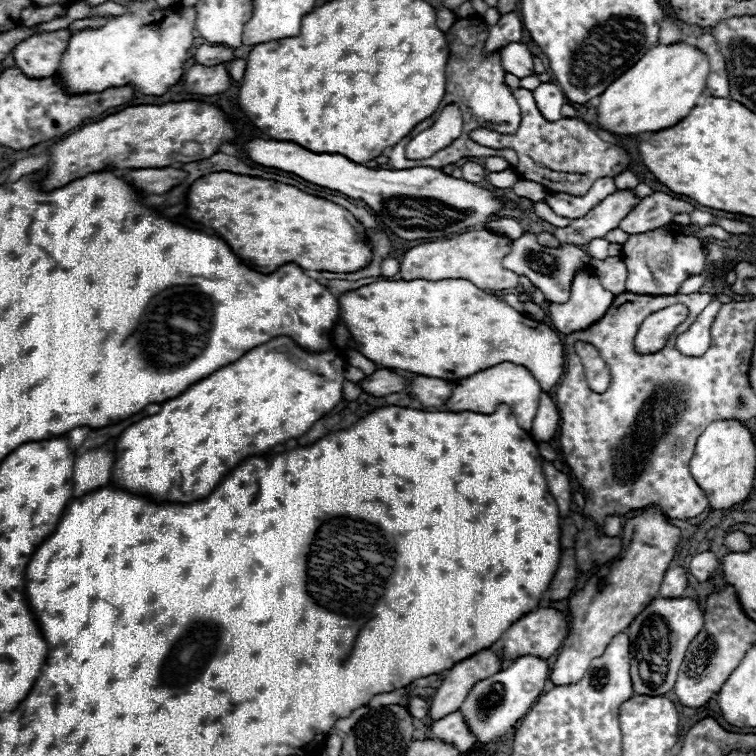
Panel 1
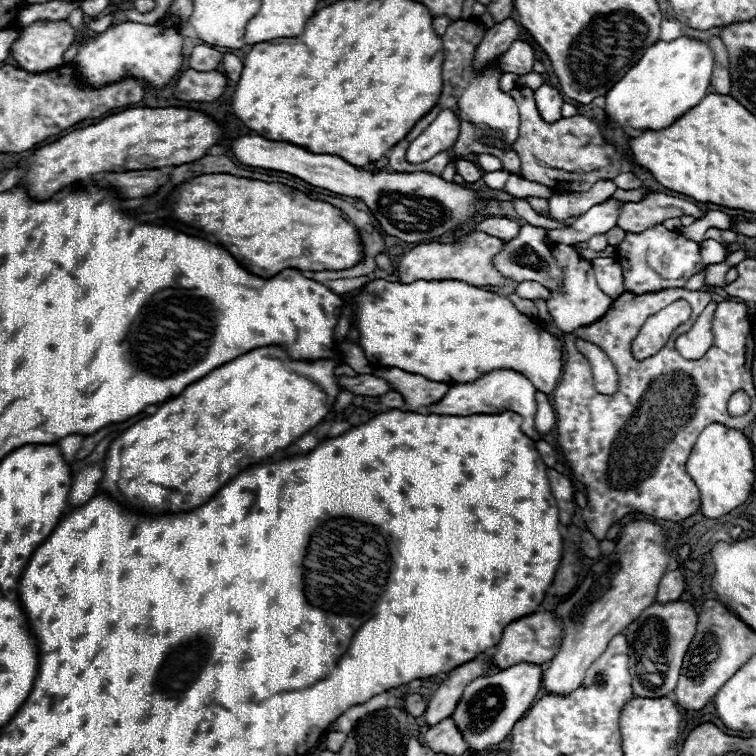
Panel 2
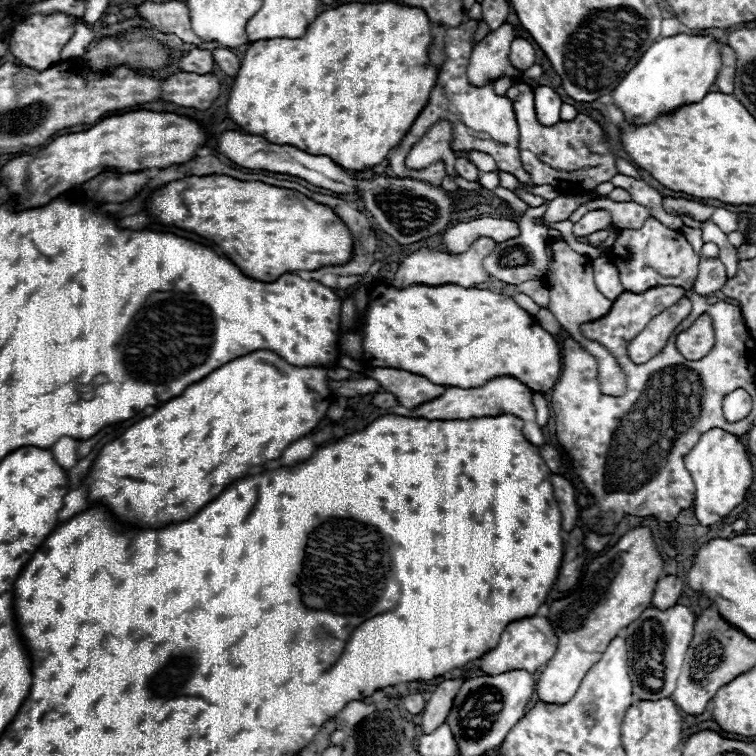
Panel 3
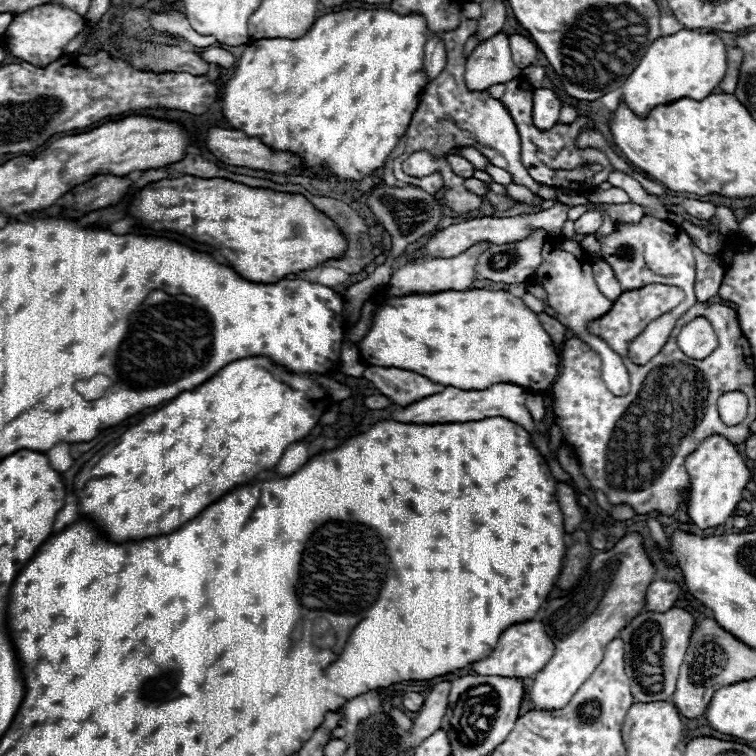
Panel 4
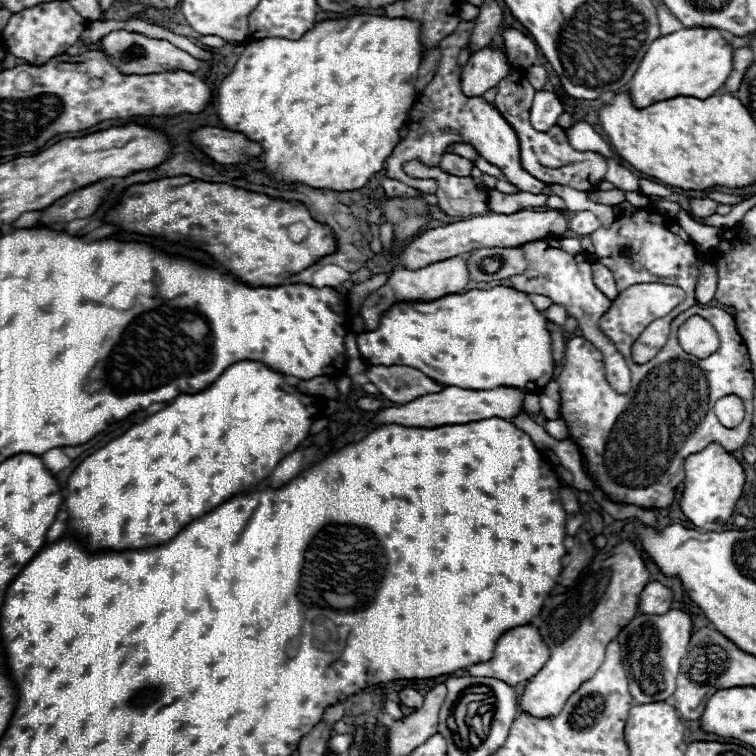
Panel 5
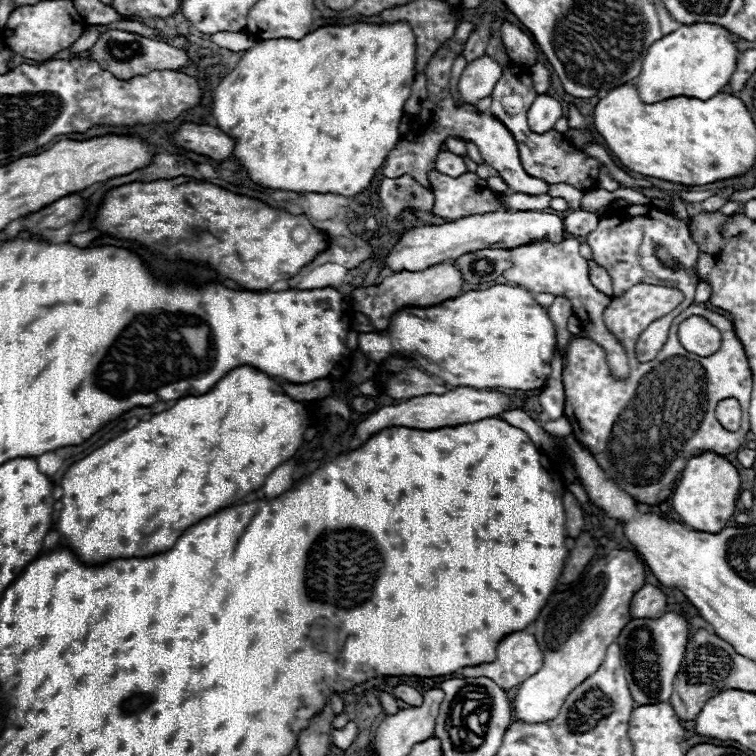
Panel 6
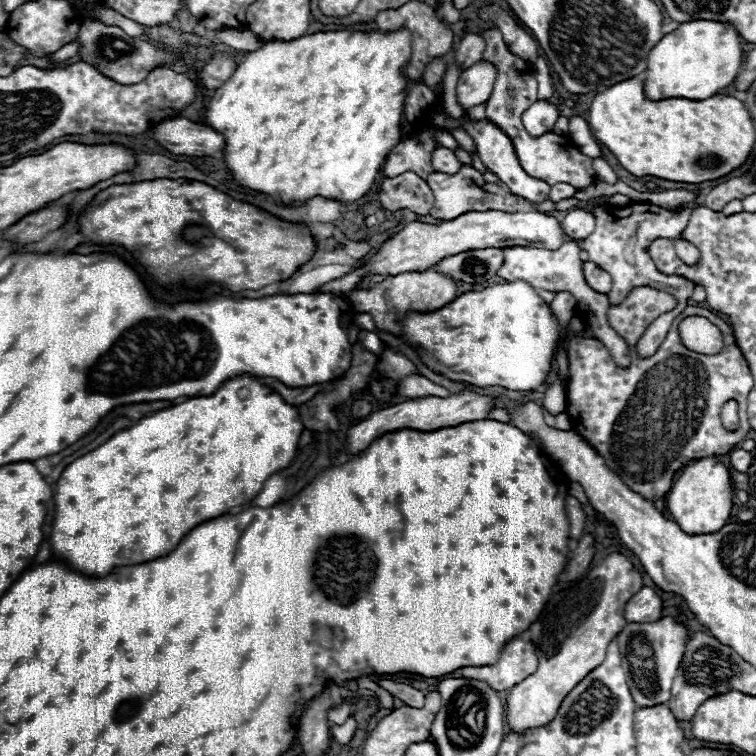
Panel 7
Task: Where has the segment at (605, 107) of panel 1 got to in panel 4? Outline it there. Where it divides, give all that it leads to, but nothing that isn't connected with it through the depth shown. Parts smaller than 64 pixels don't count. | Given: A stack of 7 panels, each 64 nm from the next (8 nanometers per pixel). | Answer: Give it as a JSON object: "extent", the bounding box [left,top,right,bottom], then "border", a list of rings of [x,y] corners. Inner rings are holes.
{"extent":[622,28,726,116],"border":[[[684,28],[650,44],[646,56],[642,56],[638,68],[634,68],[622,86],[622,100],[638,116],[646,116],[656,104],[668,104],[684,96],[692,100],[704,100],[720,86],[726,70],[726,44],[720,40],[720,36],[714,32],[696,32]]]}

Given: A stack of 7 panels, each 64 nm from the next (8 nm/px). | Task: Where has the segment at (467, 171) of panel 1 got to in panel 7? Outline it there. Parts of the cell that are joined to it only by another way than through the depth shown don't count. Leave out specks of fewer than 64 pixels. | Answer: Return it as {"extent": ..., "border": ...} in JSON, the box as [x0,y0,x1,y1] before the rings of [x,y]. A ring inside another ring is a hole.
{"extent":[432,146,460,174],"border":[[[438,146],[438,148],[432,152],[432,166],[434,166],[436,172],[454,174],[454,172],[458,172],[460,162],[458,162],[458,158],[454,156],[454,152],[452,152],[450,148]]]}

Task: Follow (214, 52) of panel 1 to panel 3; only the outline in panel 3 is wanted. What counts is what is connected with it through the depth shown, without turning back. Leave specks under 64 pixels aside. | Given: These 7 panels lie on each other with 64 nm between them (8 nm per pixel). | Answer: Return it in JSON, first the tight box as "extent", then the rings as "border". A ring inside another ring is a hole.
{"extent":[174,48,214,74],"border":[[[192,48],[190,52],[184,52],[182,56],[174,58],[174,66],[182,72],[198,72],[198,74],[208,74],[212,72],[214,60],[210,50],[202,48]]]}

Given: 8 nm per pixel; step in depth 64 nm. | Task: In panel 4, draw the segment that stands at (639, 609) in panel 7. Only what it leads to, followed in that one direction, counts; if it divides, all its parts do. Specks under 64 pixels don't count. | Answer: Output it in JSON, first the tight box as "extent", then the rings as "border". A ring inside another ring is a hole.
{"extent":[644,580,680,612],"border":[[[654,580],[646,590],[644,610],[648,610],[648,612],[666,612],[674,606],[678,594],[680,594],[680,588],[678,588],[676,582]]]}

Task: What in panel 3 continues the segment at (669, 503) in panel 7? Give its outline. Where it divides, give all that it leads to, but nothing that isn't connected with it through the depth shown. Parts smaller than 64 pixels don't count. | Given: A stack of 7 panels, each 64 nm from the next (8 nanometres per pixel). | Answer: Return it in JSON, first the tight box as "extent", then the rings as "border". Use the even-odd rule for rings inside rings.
{"extent":[684,428,752,526],"border":[[[720,428],[708,430],[700,436],[698,444],[684,456],[686,468],[696,486],[694,516],[702,526],[712,526],[728,516],[738,504],[744,502],[744,492],[752,484],[752,466],[742,442]]]}

